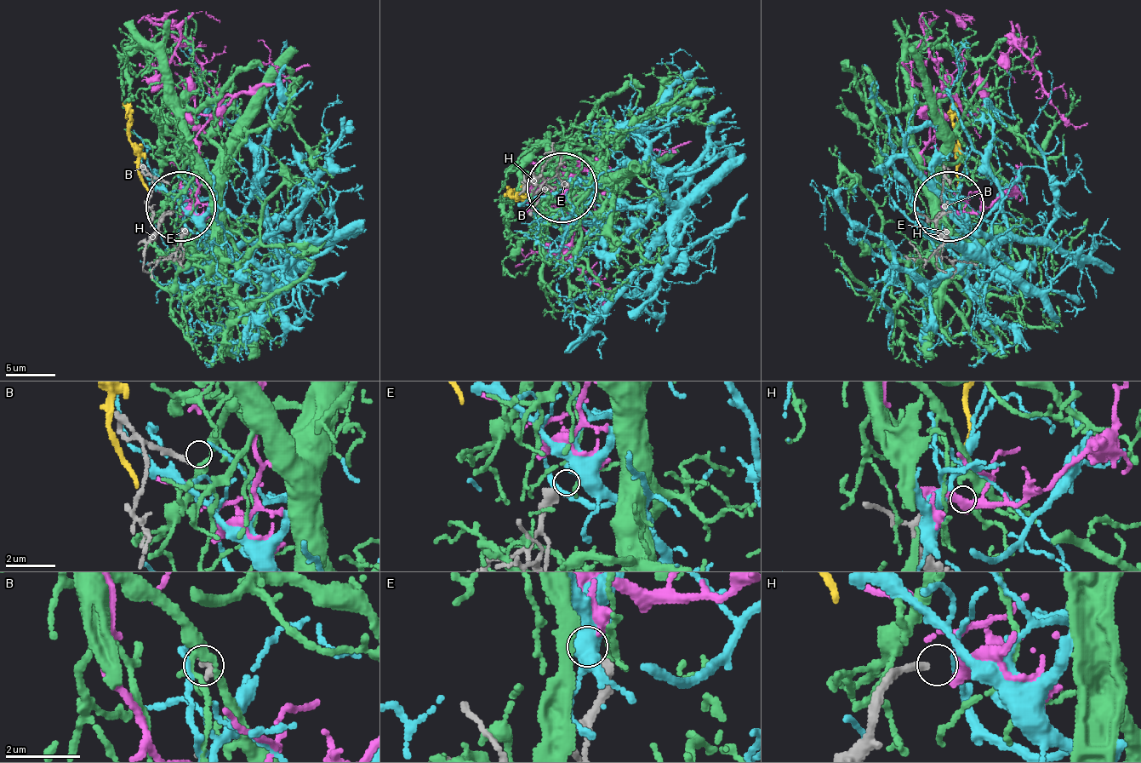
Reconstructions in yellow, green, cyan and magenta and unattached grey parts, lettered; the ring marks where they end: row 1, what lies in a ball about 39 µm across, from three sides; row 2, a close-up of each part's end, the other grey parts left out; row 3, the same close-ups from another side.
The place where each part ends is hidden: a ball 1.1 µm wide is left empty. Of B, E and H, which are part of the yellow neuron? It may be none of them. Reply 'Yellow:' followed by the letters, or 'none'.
Yellow: none

